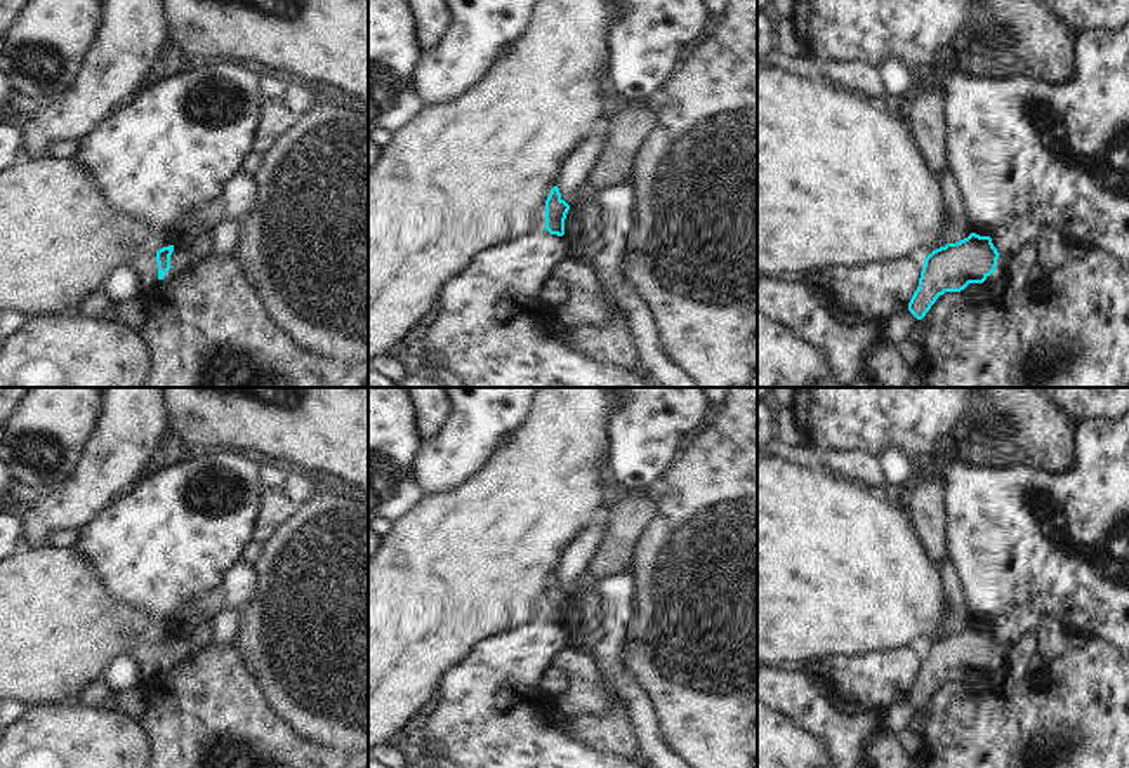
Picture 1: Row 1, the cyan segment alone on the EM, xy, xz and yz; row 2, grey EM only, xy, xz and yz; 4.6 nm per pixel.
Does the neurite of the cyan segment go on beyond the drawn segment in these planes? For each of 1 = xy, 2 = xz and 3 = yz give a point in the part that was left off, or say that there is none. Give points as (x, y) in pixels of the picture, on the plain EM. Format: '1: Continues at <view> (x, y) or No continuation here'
1: No continuation here
2: No continuation here
3: No continuation here

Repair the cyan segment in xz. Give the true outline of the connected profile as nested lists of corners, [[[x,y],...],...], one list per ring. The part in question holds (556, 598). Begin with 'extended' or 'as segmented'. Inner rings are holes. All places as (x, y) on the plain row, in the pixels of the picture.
as segmented; [[[554,575],[545,589],[545,617],[551,624],[564,624],[564,608],[570,594],[561,587],[559,577]]]

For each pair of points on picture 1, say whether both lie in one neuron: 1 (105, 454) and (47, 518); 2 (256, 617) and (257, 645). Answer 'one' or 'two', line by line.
1: one
2: one

